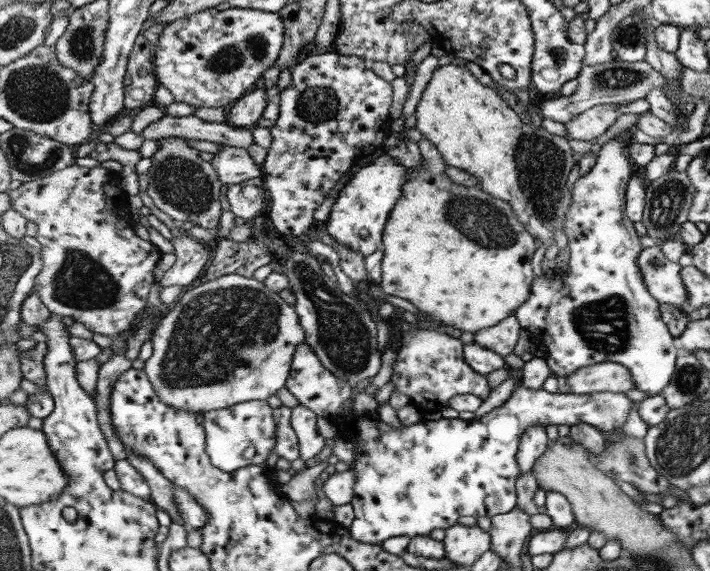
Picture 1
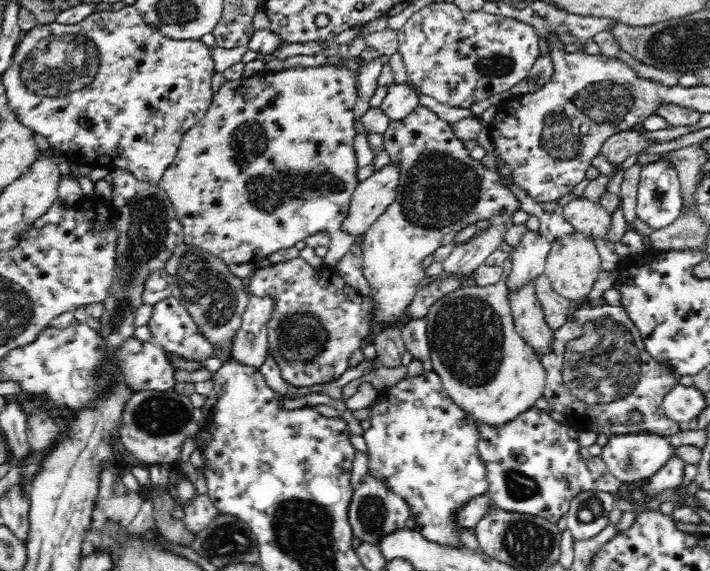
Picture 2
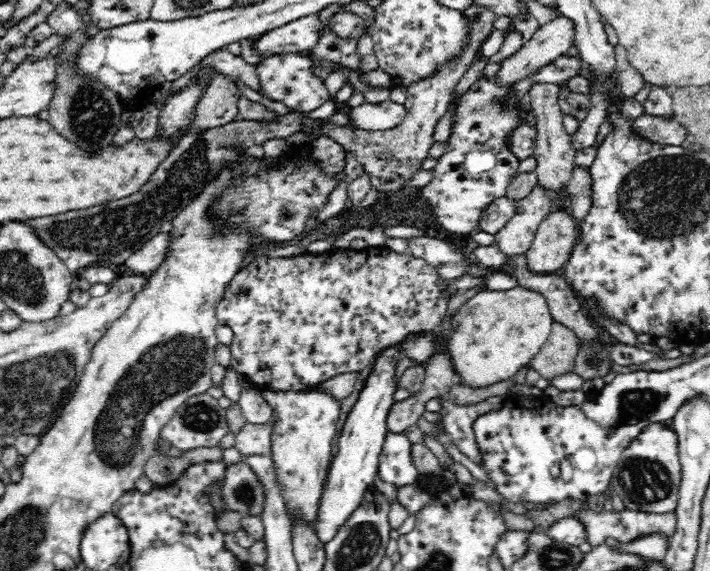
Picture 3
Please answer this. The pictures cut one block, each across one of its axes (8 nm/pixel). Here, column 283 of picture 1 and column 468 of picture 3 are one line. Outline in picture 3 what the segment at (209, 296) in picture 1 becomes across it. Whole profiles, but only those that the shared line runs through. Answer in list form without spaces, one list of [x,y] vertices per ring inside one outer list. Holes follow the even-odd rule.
[[[520,286],[507,291],[485,290],[470,296],[457,312],[444,314],[437,328],[410,334],[399,344],[398,354],[425,366],[434,354],[444,351],[450,357],[450,366],[454,369],[454,374],[459,376],[460,384],[475,389],[486,388],[496,382],[510,380],[518,370],[529,366],[551,334],[553,321],[546,299],[540,292],[529,291]]]

